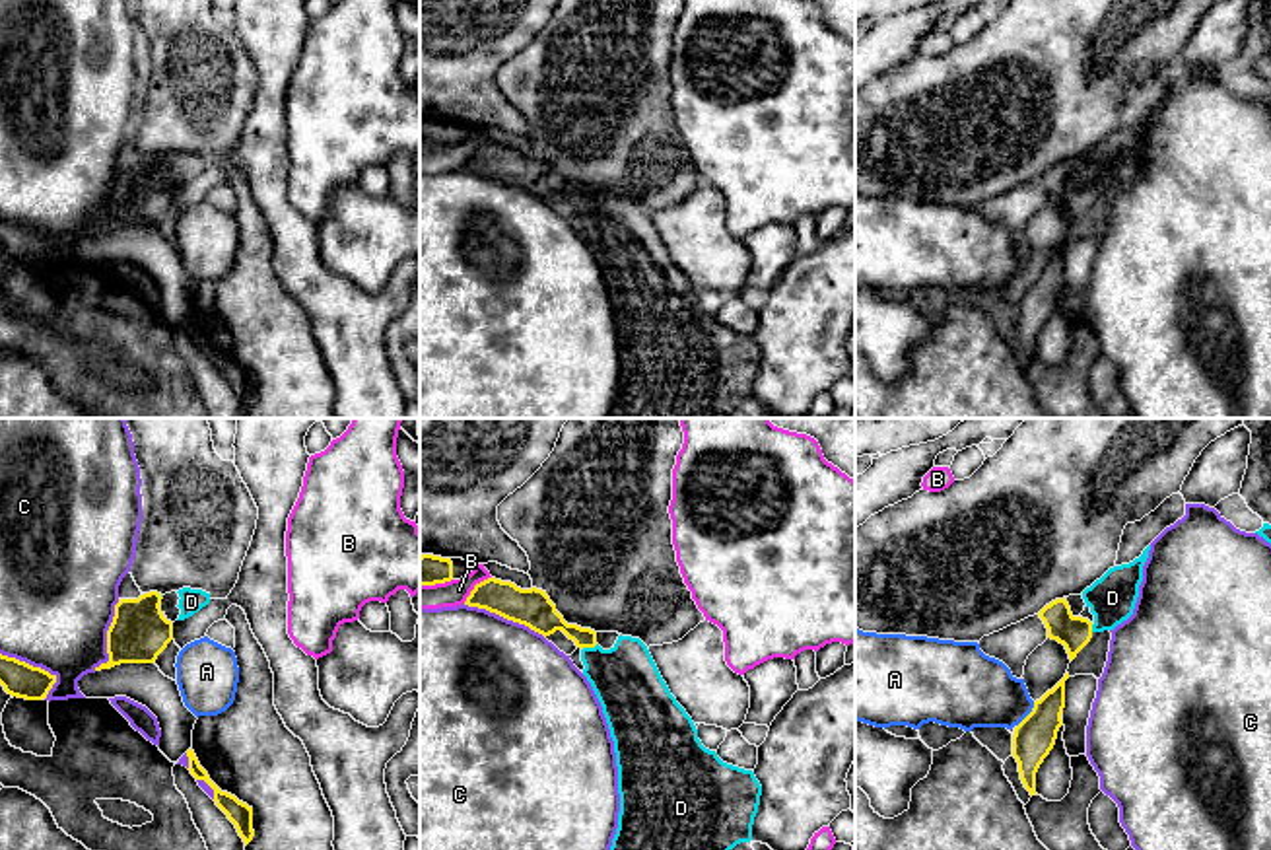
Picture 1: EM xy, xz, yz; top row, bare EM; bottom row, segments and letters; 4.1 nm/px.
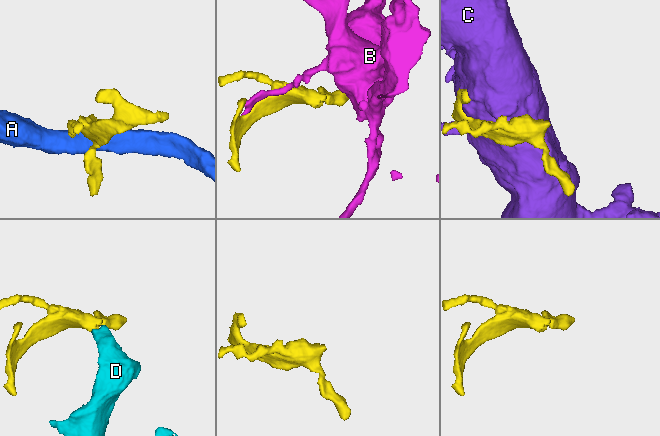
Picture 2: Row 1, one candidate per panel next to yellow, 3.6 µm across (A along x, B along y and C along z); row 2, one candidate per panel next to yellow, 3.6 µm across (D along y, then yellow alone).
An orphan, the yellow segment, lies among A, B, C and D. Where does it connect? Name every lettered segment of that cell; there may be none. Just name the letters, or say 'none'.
D

